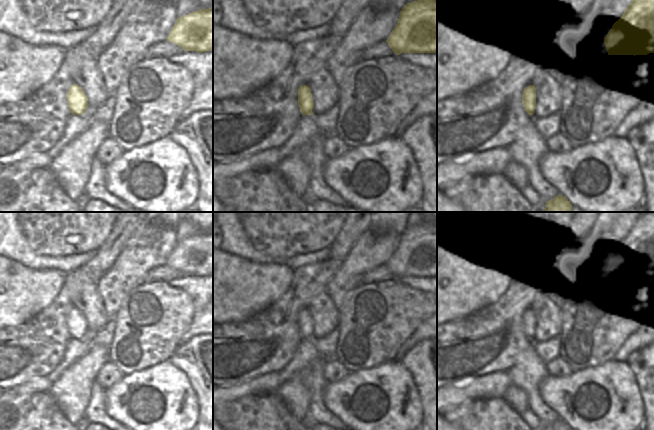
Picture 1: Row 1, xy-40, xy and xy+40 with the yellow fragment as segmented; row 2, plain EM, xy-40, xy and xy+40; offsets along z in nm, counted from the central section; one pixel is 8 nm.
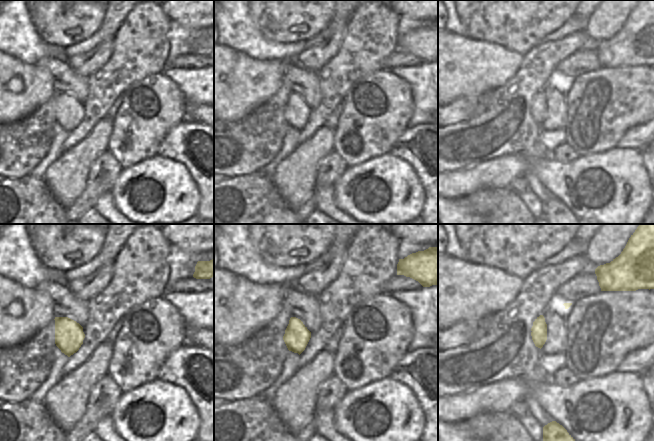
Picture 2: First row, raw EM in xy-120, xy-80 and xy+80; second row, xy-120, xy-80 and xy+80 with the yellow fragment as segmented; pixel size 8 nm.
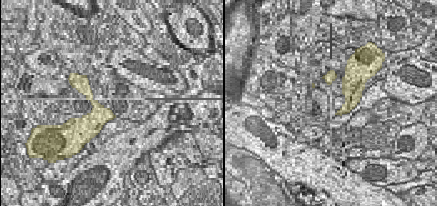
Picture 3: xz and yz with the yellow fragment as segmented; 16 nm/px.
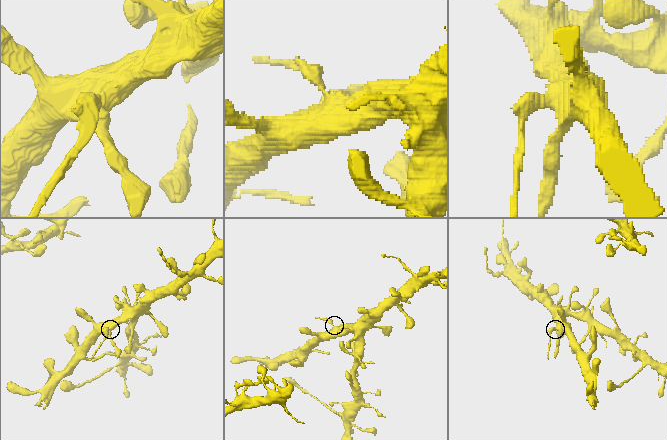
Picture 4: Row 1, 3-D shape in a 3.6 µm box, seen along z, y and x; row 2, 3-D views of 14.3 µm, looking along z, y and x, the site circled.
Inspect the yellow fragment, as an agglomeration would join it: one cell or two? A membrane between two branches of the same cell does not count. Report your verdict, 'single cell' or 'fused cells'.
fused cells

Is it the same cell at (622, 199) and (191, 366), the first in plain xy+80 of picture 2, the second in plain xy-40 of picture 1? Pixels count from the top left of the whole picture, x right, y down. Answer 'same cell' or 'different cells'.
different cells

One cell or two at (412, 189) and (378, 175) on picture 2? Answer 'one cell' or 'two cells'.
one cell

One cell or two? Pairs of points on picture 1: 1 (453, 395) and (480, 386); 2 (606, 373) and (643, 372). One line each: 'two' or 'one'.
1: one
2: two

